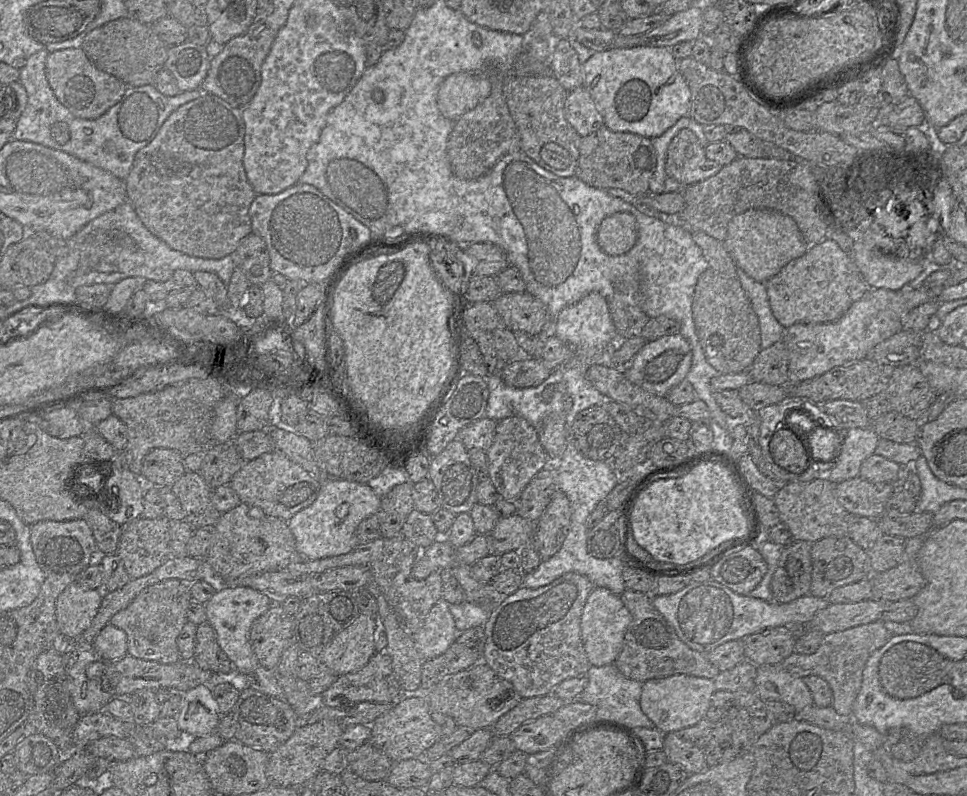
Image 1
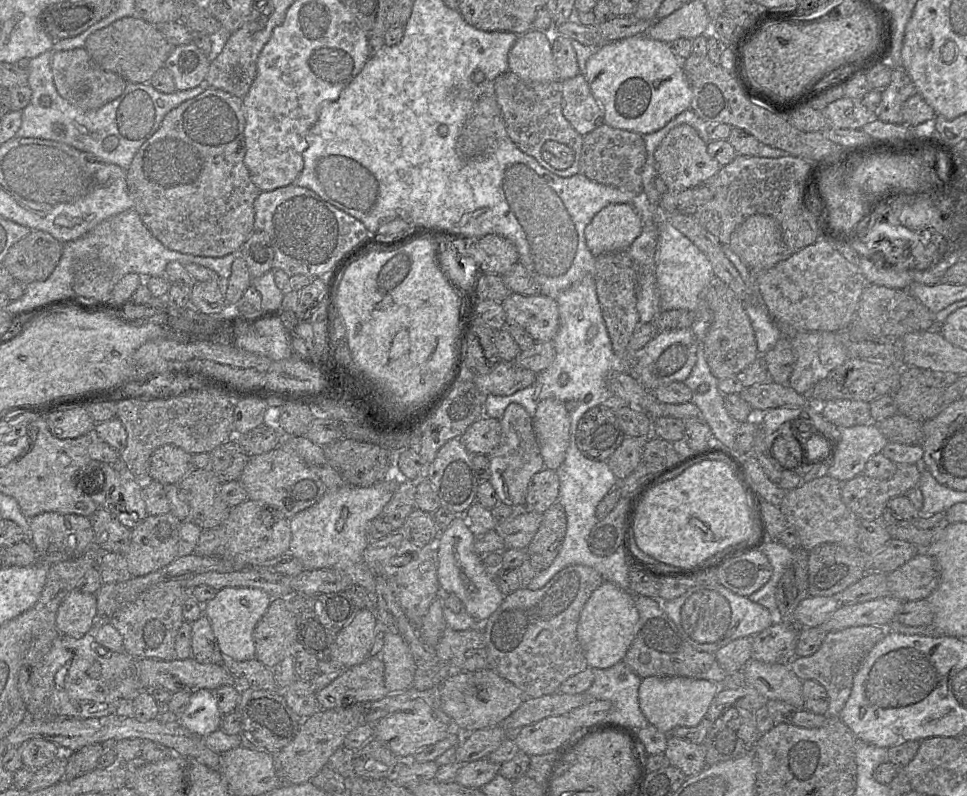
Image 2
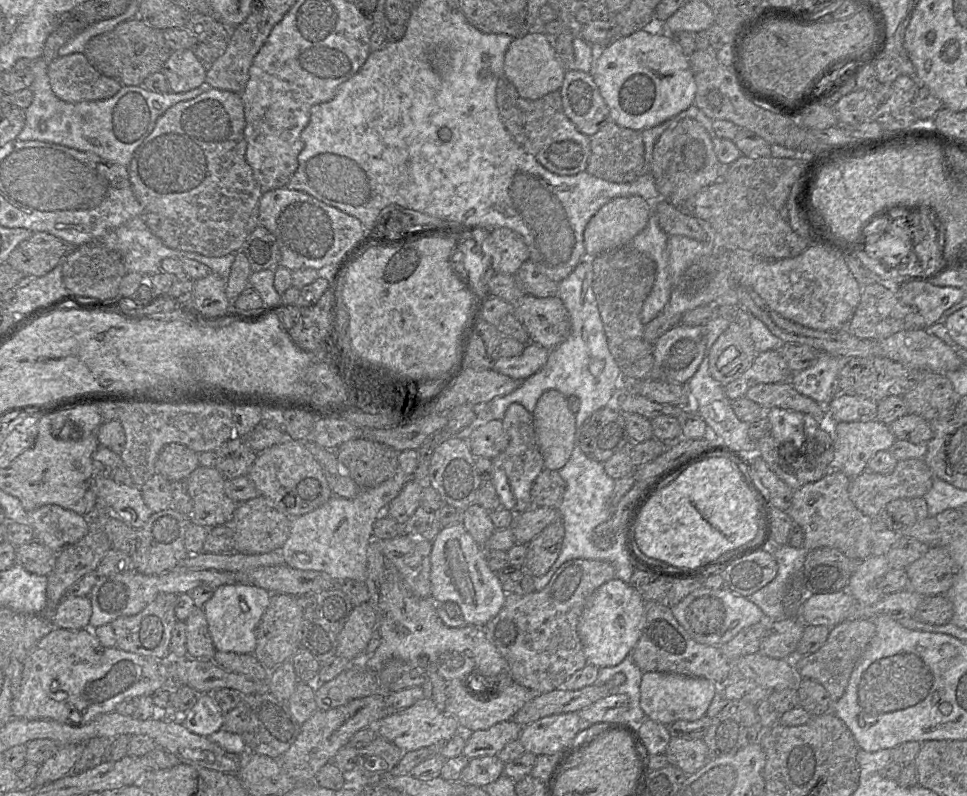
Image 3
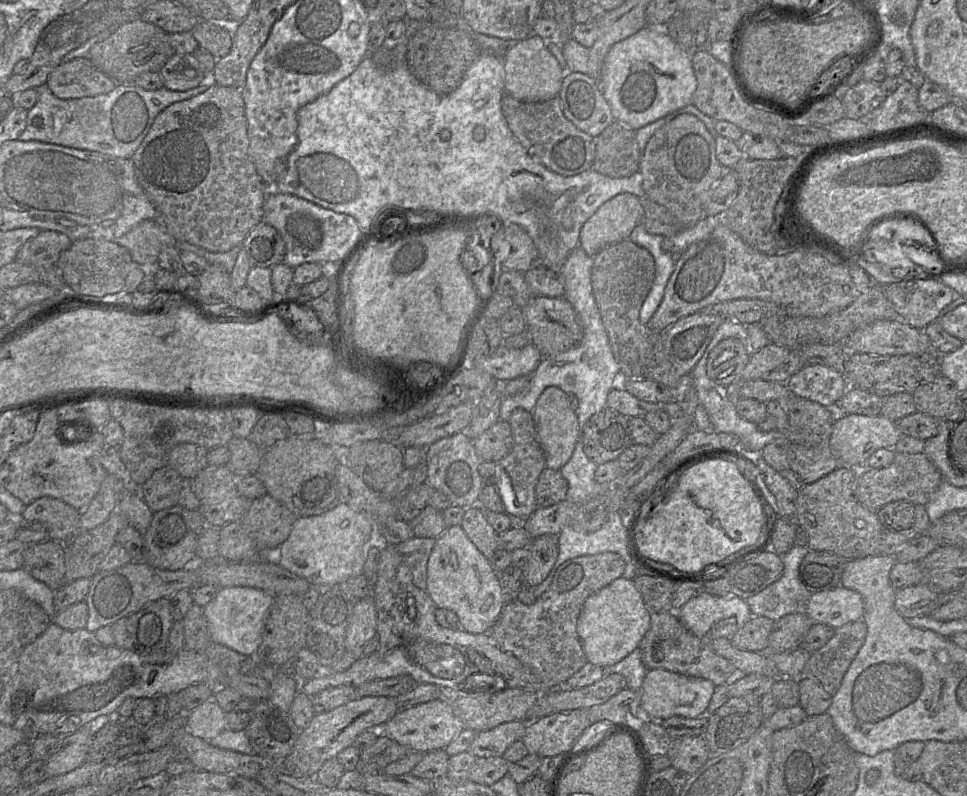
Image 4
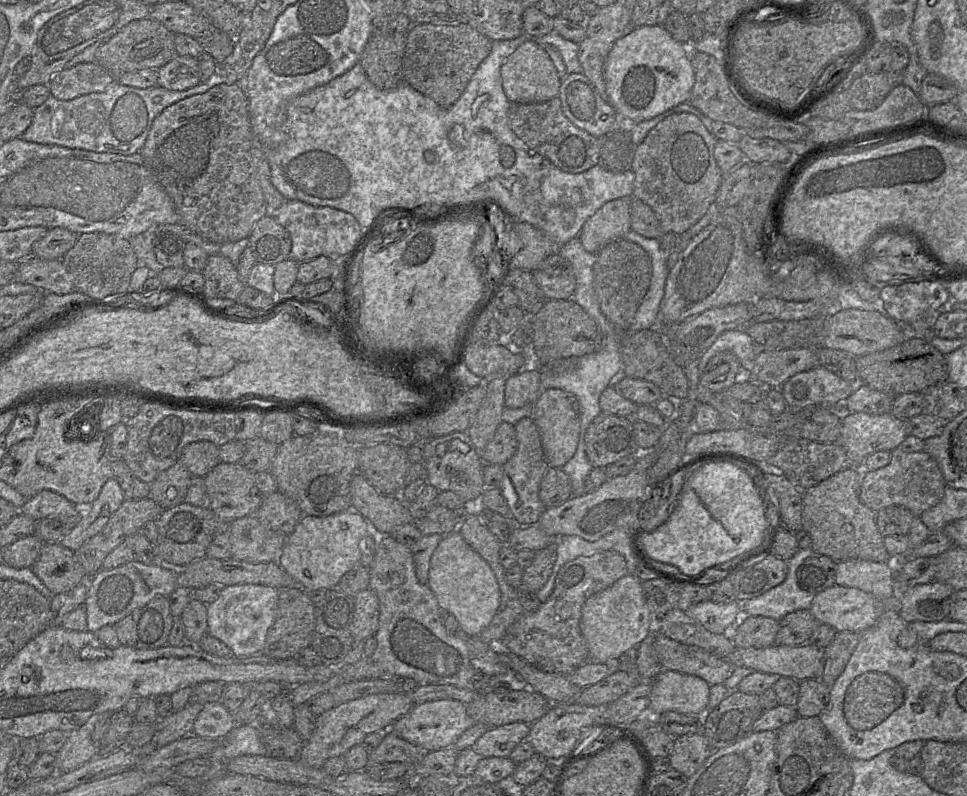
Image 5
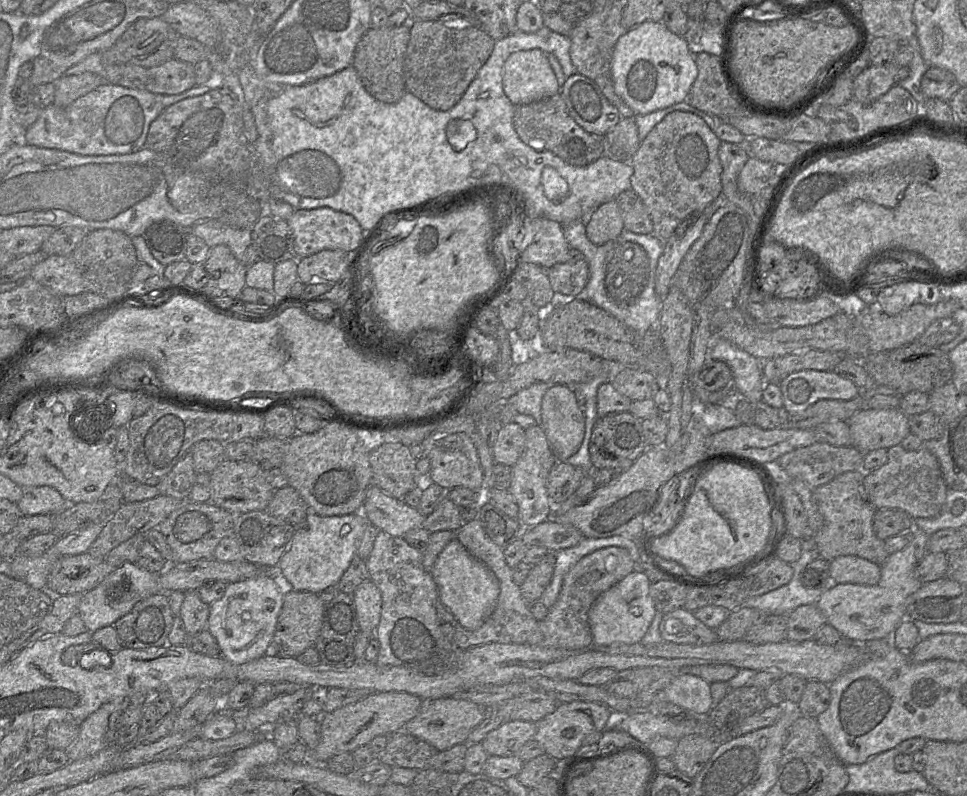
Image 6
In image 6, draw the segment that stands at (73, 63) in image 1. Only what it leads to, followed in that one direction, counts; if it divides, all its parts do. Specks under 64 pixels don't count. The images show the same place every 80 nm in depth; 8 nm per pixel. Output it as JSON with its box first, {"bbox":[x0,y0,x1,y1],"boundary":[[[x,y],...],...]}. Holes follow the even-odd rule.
{"bbox":[53,72,106,107],"boundary":[[[85,72],[72,76],[61,76],[55,84],[53,105],[67,107],[79,97],[106,83],[99,75]]]}

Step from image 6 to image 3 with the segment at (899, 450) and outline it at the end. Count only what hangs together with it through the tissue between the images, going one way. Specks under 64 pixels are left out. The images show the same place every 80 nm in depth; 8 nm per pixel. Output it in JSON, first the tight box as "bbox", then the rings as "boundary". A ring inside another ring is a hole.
{"bbox":[849,459,933,520],"boundary":[[[924,459],[900,460],[891,474],[883,475],[865,470],[852,478],[849,485],[849,497],[864,515],[877,520],[880,512],[893,500],[924,497],[932,487],[933,477]]]}

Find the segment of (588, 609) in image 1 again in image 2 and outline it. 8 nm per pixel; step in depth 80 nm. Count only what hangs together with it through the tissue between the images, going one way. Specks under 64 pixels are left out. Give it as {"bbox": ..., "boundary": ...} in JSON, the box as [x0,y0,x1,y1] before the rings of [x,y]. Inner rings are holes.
{"bbox":[577,582,639,669],"boundary":[[[603,582],[584,605],[577,626],[577,637],[588,667],[607,669],[623,661],[635,635],[639,614],[634,594],[612,582]]]}

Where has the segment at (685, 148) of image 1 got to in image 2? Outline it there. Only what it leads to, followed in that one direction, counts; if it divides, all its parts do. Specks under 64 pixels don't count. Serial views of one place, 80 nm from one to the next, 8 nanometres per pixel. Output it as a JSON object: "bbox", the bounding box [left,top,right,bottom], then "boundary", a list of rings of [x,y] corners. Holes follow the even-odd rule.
{"bbox":[654,124,722,192],"boundary":[[[681,124],[672,129],[655,150],[654,157],[657,175],[666,184],[668,192],[681,192],[702,185],[722,167],[708,154],[707,143],[688,124]]]}

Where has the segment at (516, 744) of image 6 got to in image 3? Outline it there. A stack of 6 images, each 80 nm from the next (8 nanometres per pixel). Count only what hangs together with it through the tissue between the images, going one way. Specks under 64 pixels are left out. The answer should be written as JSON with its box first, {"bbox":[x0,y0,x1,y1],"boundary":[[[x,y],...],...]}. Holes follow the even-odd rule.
{"bbox":[463,720,522,759],"boundary":[[[506,720],[485,730],[465,733],[466,745],[463,750],[463,755],[468,759],[494,756],[506,744],[519,738],[522,727],[522,725],[513,720]]]}

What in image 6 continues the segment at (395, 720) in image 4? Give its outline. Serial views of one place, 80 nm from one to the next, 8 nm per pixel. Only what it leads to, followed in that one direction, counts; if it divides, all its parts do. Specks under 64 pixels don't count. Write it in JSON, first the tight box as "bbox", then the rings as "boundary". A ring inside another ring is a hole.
{"bbox":[403,696,485,751],"boundary":[[[455,696],[424,700],[424,702],[421,711],[404,725],[403,730],[427,742],[437,751],[444,751],[454,745],[466,743],[470,732],[485,716],[484,708],[469,700]]]}

